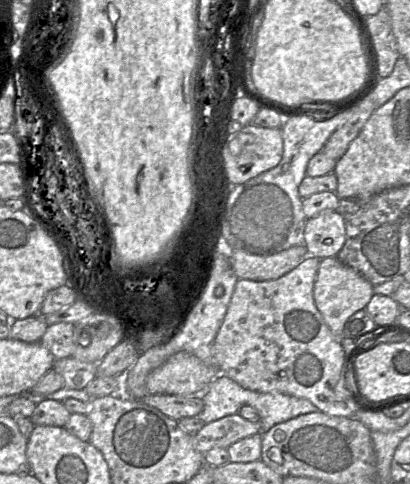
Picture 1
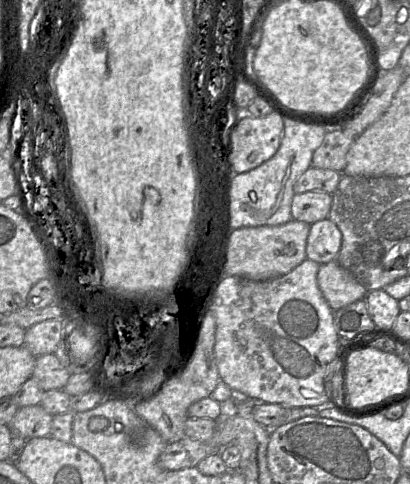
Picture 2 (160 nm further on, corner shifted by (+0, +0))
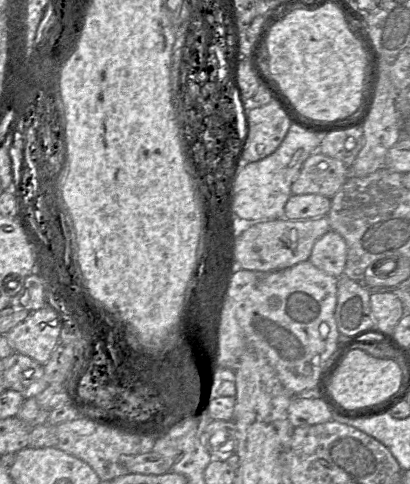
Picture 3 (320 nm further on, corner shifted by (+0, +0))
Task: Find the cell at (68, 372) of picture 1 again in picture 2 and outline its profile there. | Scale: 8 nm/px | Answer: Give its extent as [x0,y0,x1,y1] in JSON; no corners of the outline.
[32,354,71,391]

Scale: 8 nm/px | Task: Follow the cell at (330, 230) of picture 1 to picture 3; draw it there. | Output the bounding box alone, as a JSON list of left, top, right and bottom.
[309,230,347,276]

